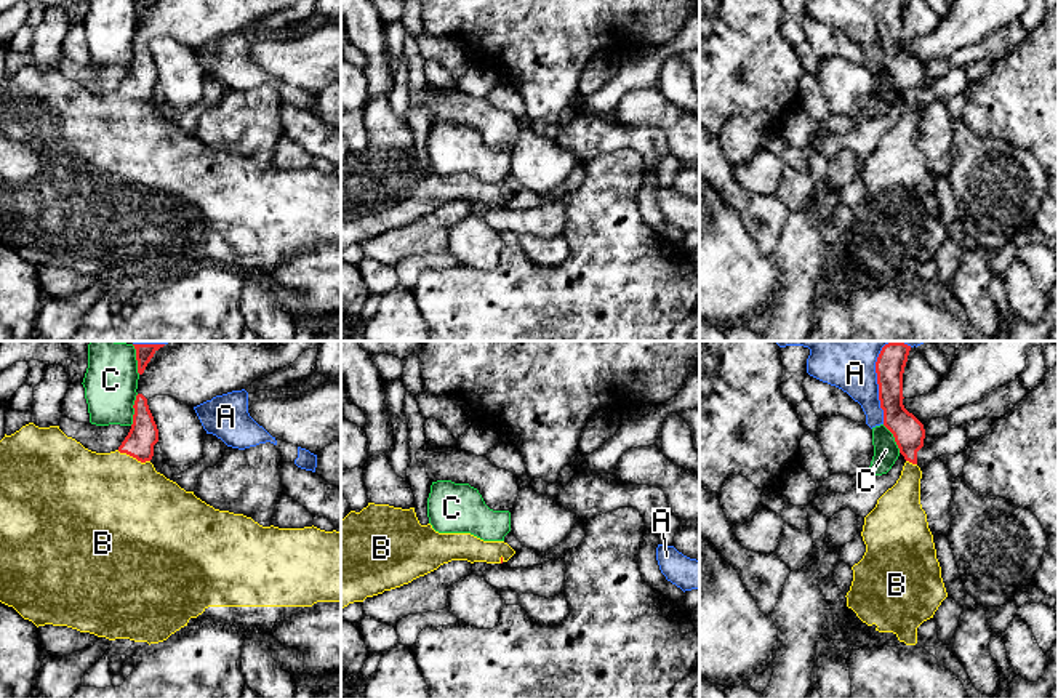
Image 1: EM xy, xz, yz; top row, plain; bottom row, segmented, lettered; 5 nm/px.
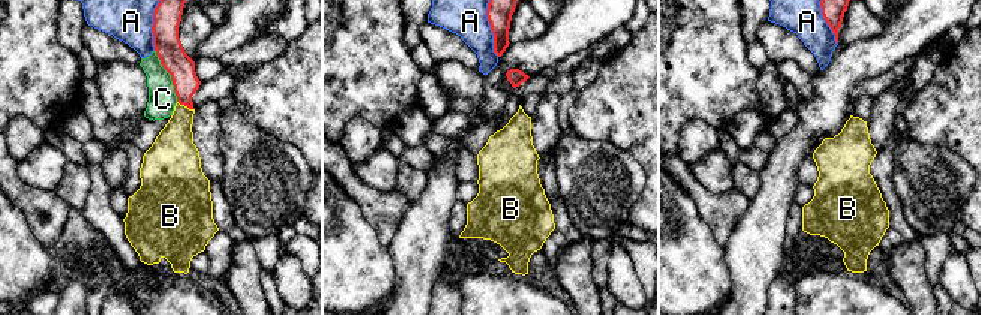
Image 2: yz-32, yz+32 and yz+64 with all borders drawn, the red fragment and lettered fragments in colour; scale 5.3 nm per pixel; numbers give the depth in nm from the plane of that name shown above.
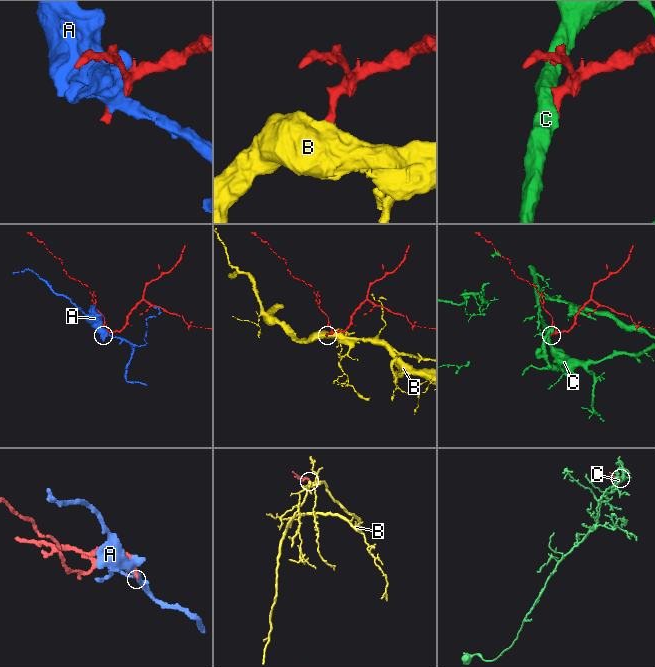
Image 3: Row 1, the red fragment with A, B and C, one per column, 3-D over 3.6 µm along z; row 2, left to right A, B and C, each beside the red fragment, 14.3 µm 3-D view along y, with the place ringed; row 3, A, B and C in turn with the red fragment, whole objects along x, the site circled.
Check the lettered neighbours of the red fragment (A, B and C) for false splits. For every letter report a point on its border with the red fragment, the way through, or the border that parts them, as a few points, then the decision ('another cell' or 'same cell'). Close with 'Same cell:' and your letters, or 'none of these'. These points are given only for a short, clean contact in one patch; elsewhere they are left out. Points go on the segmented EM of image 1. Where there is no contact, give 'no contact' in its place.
A: meets red in yz at (877, 375); another cell
B: meets red in xy at (133, 457); runs through xy (143, 436), (133, 457), (125, 482), (112, 501); same cell
C: meets red in xy at (135, 410); another cell
Same cell: B

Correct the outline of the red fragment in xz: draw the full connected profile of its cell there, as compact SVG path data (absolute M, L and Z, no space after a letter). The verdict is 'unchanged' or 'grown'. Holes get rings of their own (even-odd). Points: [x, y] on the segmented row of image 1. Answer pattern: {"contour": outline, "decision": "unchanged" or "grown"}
{"contour": "M368 503L360 512L351 511L341 519L341 610L349 604L408 584L451 560L503 564L514 554L515 551L504 541L483 541L471 533L439 533L431 524L421 525L415 507Z", "decision": "grown"}

